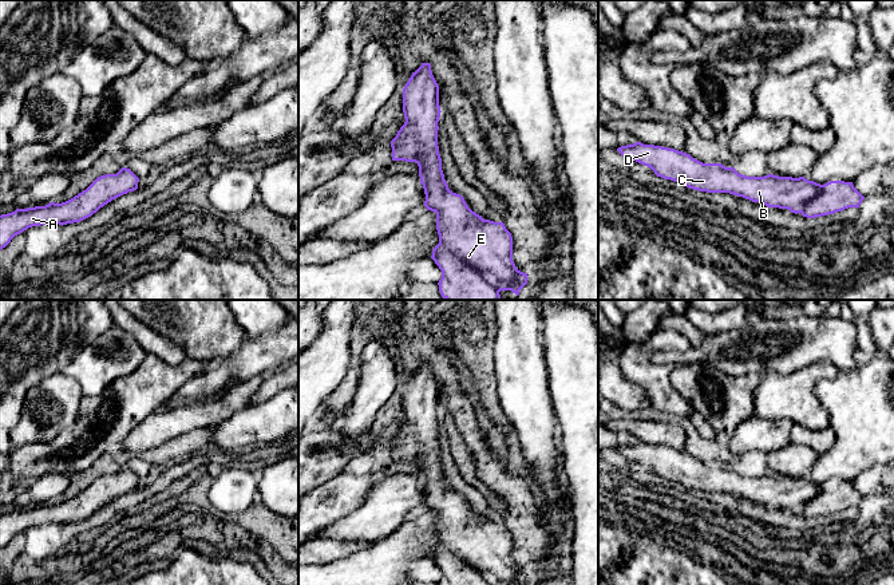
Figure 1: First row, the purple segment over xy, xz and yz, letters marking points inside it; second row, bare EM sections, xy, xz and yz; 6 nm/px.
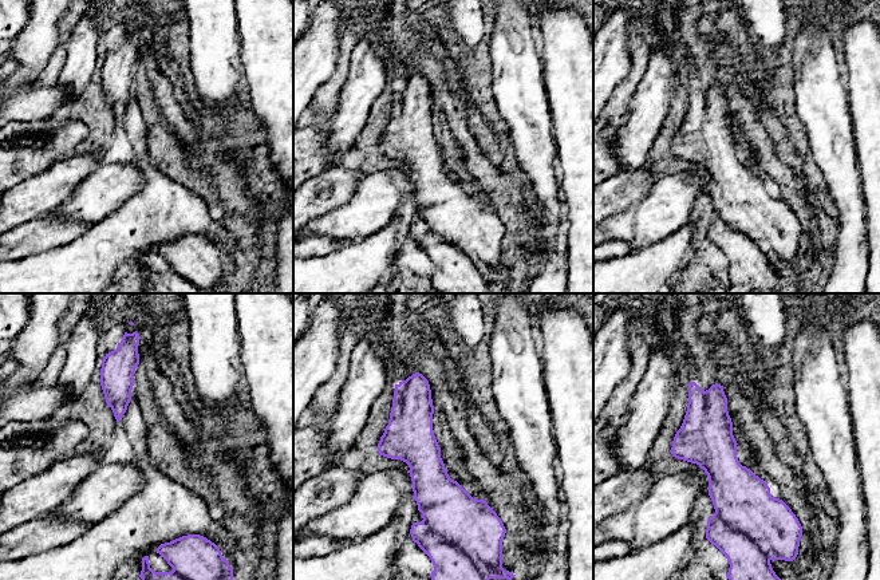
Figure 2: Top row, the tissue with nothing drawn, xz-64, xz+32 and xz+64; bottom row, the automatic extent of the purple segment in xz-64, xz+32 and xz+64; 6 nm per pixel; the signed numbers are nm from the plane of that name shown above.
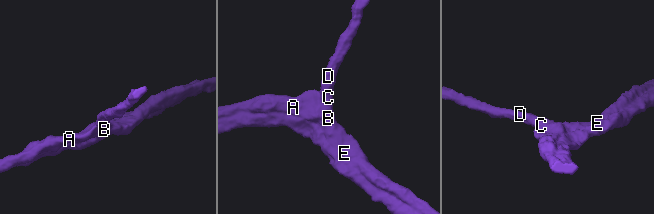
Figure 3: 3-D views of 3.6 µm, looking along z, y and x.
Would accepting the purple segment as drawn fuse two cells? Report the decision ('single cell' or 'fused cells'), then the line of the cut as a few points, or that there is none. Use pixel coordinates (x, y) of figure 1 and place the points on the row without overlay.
single cell; no cut

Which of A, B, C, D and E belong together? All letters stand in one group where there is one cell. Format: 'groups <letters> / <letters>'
groups A B C D E

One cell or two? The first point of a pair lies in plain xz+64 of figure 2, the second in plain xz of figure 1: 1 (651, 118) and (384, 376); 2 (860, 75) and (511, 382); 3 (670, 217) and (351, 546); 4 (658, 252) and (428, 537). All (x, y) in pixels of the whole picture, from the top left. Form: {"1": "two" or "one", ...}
{"1": "one", "2": "two", "3": "two", "4": "one"}

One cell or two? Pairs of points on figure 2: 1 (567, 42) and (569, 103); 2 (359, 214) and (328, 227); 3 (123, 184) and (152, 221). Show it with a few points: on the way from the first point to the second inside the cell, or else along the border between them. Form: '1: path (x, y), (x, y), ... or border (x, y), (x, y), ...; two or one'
1: path (569, 56), (569, 89); one
2: path (351, 221), (336, 225); one
3: border (138, 165), (143, 174), (145, 185), (107, 214); two

